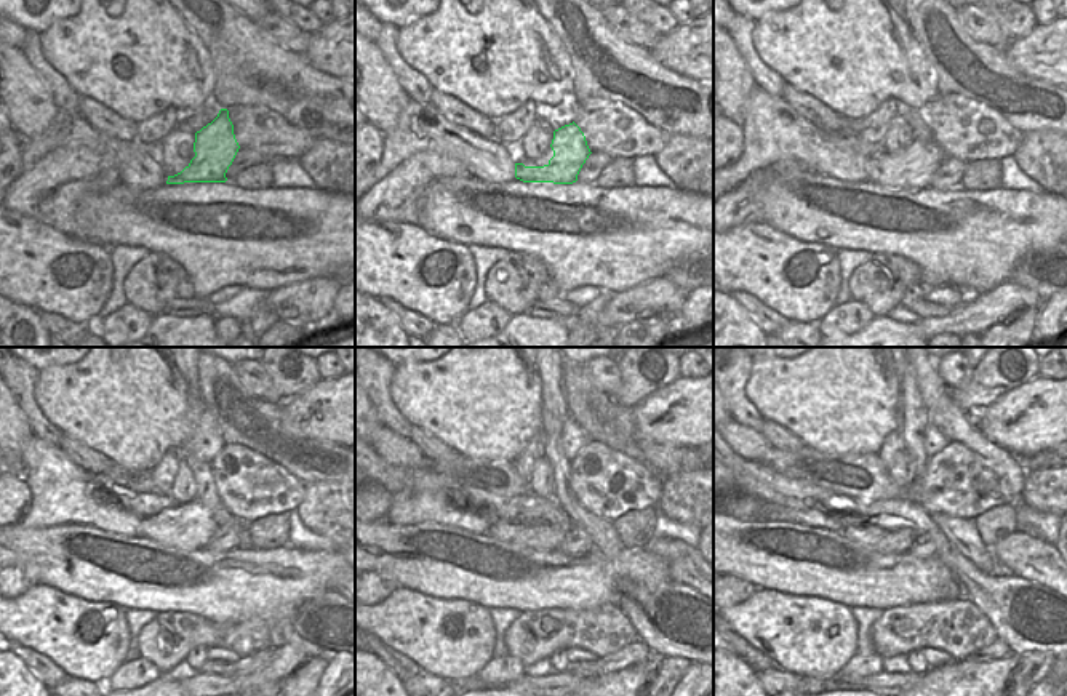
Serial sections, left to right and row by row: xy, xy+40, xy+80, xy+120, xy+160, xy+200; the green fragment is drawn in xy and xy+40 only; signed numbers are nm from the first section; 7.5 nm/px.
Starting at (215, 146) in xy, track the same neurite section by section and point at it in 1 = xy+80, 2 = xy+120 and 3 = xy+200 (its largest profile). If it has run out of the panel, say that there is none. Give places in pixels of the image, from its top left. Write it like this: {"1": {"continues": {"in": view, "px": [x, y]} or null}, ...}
{"1": {"continues": {"in": "xy+80", "px": [927, 154]}}, "2": {"continues": {"in": "xy+120", "px": [192, 536]}}, "3": {"continues": {"in": "xy+200", "px": [872, 535]}}}

